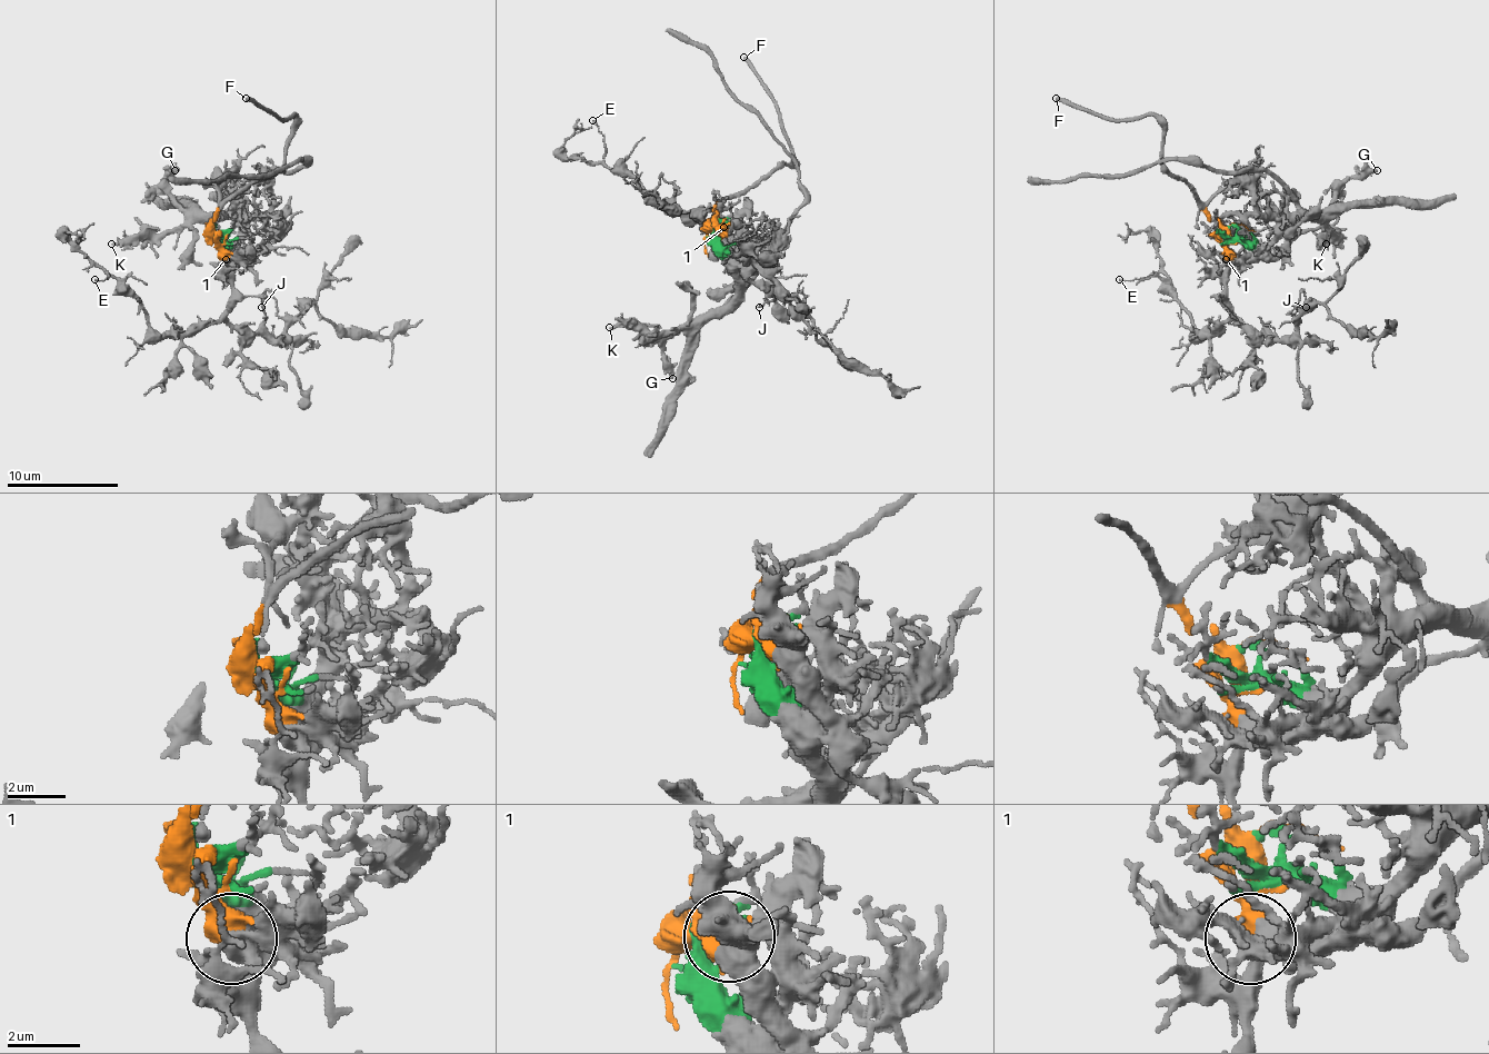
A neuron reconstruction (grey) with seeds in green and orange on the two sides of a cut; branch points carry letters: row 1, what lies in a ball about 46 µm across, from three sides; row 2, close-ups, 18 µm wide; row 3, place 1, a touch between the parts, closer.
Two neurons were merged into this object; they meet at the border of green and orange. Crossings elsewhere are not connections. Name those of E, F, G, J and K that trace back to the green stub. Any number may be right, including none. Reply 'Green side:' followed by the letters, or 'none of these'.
Green side: G, K

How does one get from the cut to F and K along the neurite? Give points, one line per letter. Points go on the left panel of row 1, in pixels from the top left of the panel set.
F: (211, 228), (222, 206), (285, 163), (285, 141), (292, 116), (281, 119), (246, 99)
K: (211, 228), (231, 241), (240, 225), (226, 219), (195, 219), (172, 230), (111, 245)

